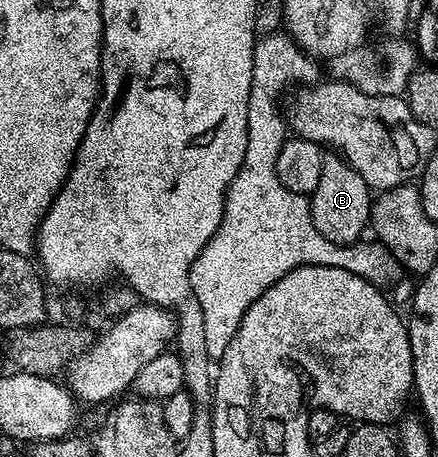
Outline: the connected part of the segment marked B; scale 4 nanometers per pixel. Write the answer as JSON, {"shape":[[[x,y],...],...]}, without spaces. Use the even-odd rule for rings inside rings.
{"shape":[[[338,155],[324,156],[321,179],[317,179],[317,187],[310,193],[309,200],[313,227],[316,233],[323,236],[324,241],[332,241],[334,245],[351,245],[366,234],[363,232],[368,232],[373,190],[342,157]]]}

